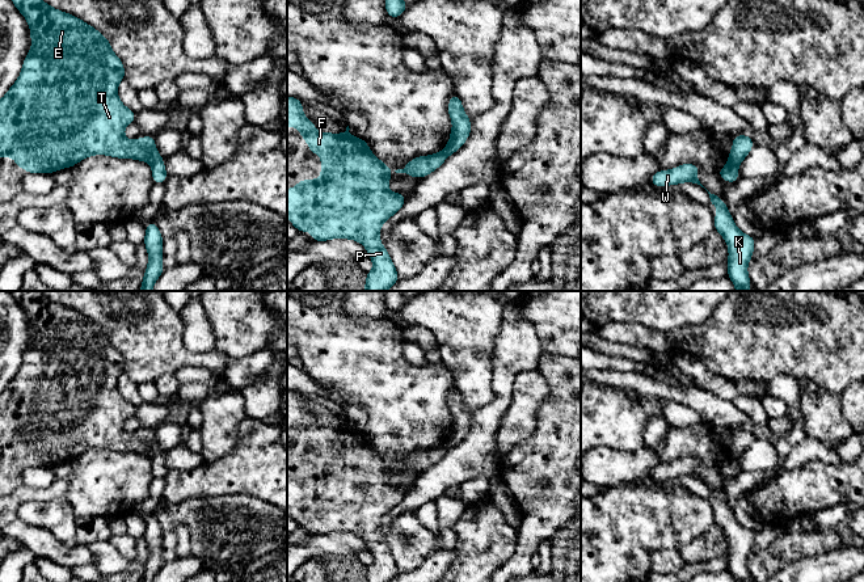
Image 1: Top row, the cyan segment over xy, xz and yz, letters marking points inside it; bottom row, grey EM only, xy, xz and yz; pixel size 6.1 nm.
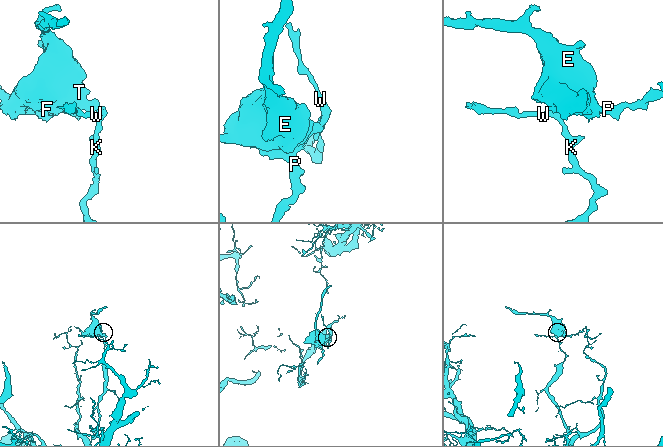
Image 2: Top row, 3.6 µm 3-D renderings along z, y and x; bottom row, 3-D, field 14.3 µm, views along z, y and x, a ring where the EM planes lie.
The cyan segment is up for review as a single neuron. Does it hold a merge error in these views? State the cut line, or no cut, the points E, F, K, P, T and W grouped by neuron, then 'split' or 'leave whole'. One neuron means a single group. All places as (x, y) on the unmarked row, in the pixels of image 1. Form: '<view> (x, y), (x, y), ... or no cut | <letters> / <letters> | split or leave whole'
xy (160, 450), (151, 458) | E F P T / K W | split

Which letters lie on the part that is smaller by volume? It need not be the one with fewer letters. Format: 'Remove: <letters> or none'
Remove: E, F, P, T

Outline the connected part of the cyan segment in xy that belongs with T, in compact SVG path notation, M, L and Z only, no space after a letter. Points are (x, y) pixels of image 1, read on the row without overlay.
M39 291L10 294L30 320L31 343L25 350L20 371L0 393L0 451L14 451L16 460L25 461L28 468L52 468L94 448L156 456L161 450L153 429L136 434L128 434L123 429L125 421L135 416L136 408L117 388L118 378L125 374L125 360L113 346L110 336L83 313L50 300Z

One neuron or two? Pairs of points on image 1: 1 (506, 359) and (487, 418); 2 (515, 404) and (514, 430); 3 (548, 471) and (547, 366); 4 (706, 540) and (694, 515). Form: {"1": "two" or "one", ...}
{"1": "one", "2": "one", "3": "one", "4": "two"}

